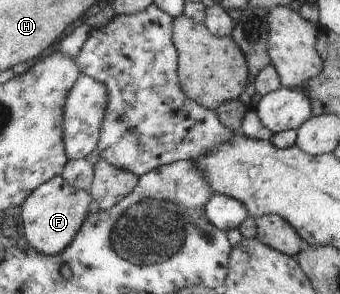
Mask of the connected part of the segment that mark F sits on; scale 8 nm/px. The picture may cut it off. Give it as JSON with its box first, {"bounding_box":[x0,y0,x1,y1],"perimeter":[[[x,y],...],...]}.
{"bounding_box":[21,175,93,255],"perimeter":[[[63,175],[40,186],[21,207],[24,212],[26,237],[32,248],[48,255],[65,252],[84,228],[93,199],[92,193],[79,190]]]}

